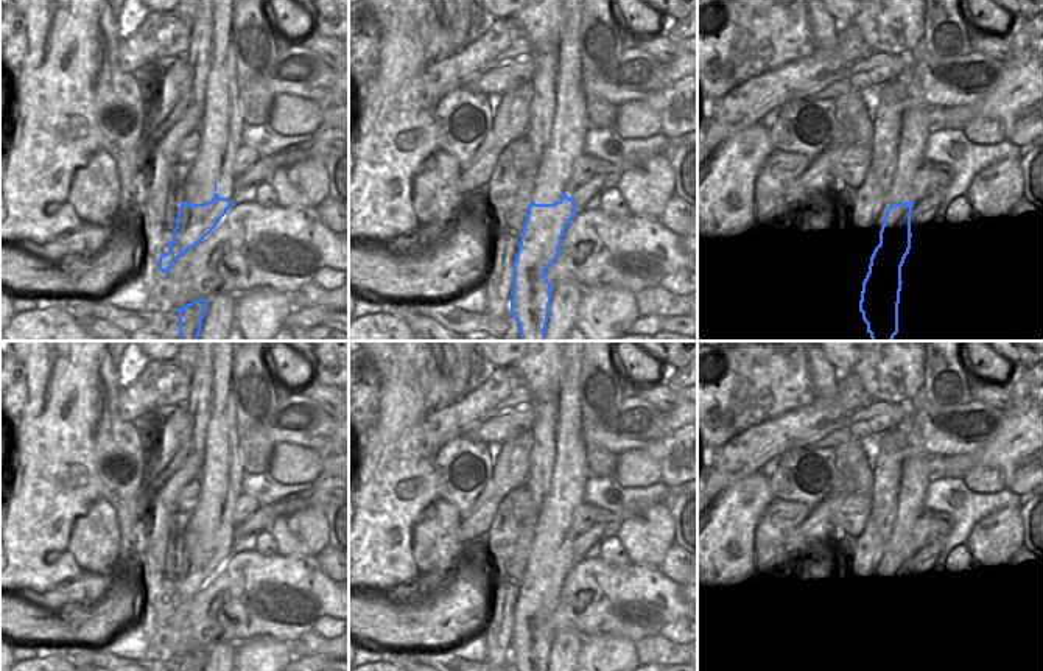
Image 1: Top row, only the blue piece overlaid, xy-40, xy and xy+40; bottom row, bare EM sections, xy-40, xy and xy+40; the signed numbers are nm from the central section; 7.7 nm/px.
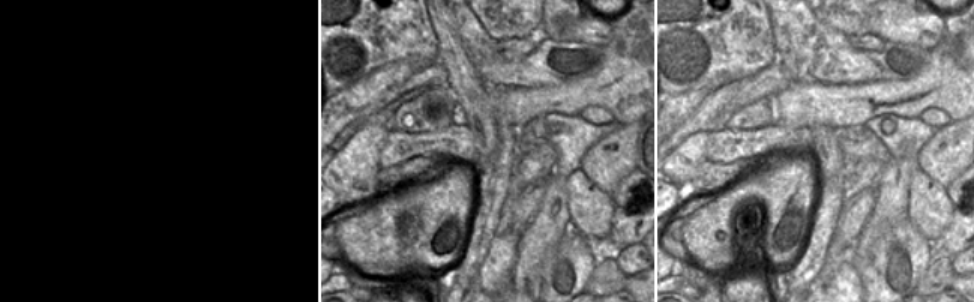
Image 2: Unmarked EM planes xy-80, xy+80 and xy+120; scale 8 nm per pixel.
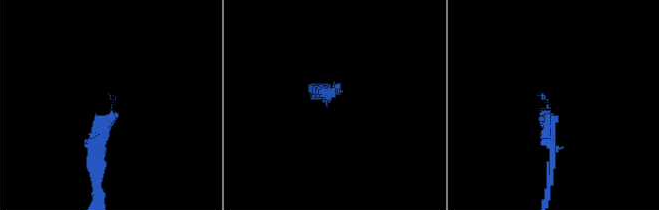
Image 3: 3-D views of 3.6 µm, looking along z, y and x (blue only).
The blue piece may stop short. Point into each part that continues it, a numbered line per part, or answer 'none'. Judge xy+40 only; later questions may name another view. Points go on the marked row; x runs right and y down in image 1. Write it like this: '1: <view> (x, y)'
1: xy+40 (911, 148)

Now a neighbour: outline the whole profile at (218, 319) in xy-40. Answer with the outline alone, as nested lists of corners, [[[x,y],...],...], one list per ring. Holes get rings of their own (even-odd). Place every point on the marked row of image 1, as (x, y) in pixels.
[[[218,293],[207,299],[198,341],[226,341],[234,327],[235,299],[230,293]]]

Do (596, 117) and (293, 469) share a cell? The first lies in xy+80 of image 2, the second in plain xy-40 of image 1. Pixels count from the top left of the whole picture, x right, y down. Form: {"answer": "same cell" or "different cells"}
{"answer": "same cell"}

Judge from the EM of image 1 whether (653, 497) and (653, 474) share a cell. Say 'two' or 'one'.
two

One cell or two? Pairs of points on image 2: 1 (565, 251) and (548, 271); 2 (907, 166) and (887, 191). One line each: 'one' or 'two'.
1: one
2: one

